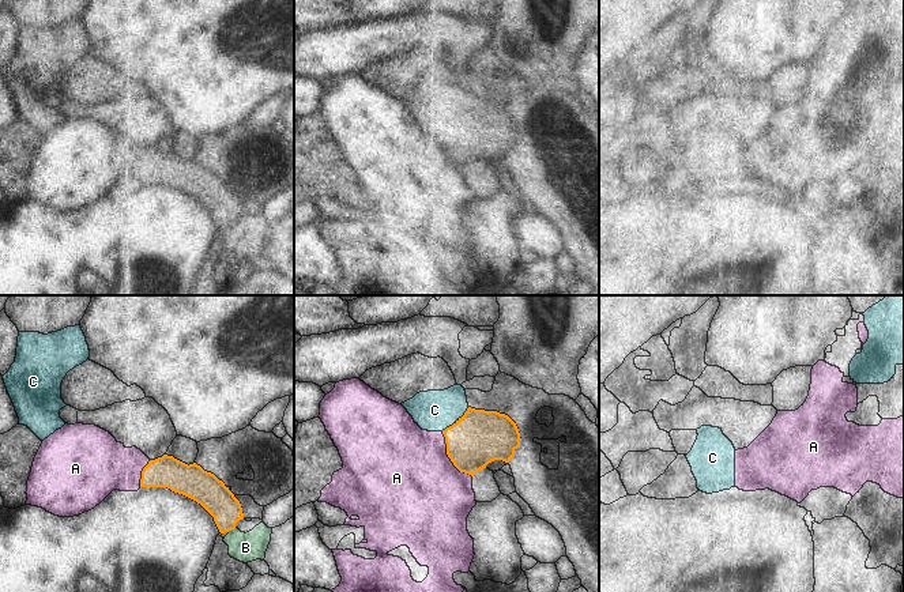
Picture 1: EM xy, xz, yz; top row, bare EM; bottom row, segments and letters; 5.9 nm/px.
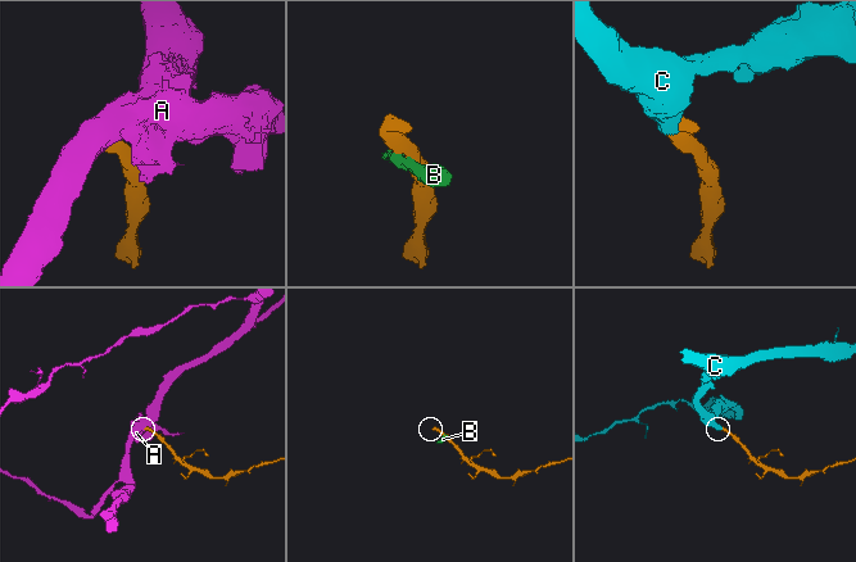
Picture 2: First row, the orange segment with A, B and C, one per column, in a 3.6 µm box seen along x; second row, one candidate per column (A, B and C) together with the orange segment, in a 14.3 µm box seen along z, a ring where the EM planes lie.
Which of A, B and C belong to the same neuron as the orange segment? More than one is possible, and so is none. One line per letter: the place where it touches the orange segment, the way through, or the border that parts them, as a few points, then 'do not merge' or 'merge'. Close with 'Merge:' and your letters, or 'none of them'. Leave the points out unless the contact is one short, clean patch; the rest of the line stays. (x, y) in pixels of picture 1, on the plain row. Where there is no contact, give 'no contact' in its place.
A: xz (448, 151) | along xz (441, 127), (445, 135), (447, 151), (460, 166), (471, 172) | do not merge
B: xy (230, 225) | along xy (234, 222), (228, 226) | do not merge
C: xz (456, 116) | across xz (479, 132), (473, 132), (456, 116), (447, 106), (434, 105) | merge
Merge: C

